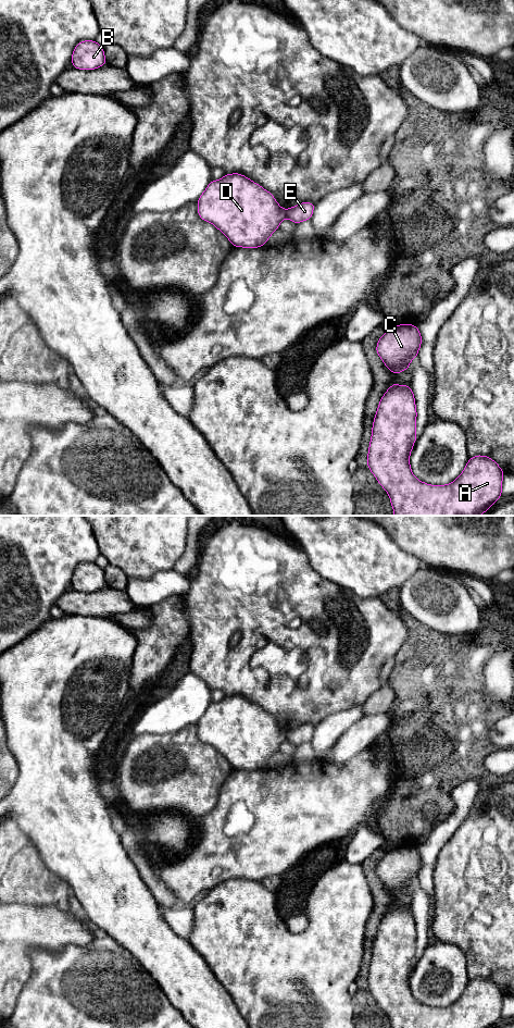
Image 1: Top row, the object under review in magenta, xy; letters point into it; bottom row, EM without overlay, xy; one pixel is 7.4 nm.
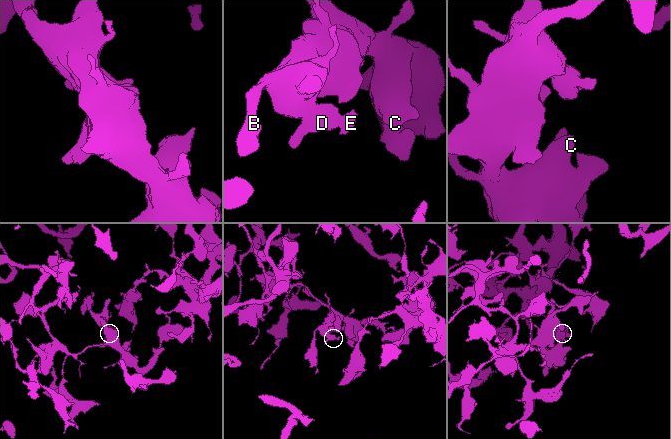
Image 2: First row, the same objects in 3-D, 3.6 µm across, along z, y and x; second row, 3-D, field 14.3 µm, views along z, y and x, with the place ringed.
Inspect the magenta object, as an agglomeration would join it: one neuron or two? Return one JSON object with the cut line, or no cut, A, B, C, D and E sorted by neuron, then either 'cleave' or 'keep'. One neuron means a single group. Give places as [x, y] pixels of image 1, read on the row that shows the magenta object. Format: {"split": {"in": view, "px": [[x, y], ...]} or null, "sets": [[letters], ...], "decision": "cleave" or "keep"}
{"split": {"in": "xy", "px": [[285, 210], [286, 217]]}, "sets": [["A", "B", "C", "D"], ["E"]], "decision": "cleave"}

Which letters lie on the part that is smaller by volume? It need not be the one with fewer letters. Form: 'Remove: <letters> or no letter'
Remove: E

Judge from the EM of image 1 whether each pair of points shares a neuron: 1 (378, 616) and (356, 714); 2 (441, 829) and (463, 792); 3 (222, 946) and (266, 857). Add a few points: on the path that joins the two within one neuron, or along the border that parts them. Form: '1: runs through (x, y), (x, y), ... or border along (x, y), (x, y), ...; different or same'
1: border along (361, 704), (354, 704), (335, 713); different
2: runs through (451, 821), (462, 810), (463, 802); same
3: border along (229, 880), (251, 879), (259, 881); different

